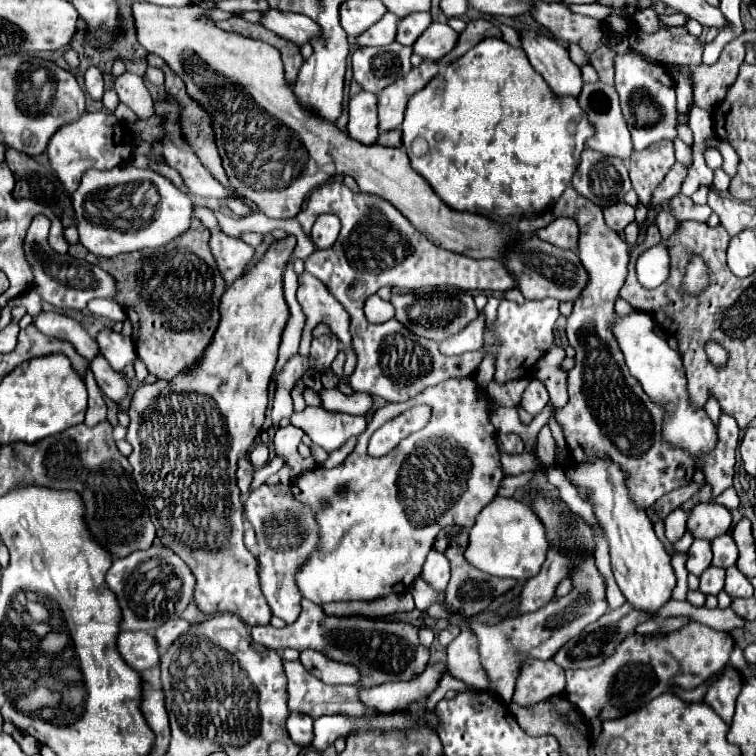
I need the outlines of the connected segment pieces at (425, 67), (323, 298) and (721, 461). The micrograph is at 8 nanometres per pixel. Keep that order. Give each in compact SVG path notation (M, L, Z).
M422 61L418 67L414 67L404 79L396 79L396 83L388 85L378 95L378 117L380 117L380 129L392 131L402 125L406 105L410 97L424 89L432 77L438 75L438 63L434 61Z
M302 273L298 281L300 281L300 287L298 287L298 301L300 301L302 311L304 311L304 315L306 315L306 325L304 325L304 329L302 329L302 341L300 341L300 351L298 351L298 353L300 353L302 357L308 357L308 347L310 347L310 339L312 339L312 329L314 329L318 323L326 323L326 325L330 327L330 331L340 339L340 343L344 345L344 353L346 353L344 375L342 375L342 379L340 379L338 389L340 389L342 393L352 393L352 389L350 389L350 385L348 385L348 377L350 377L350 373L354 371L354 365L356 365L356 353L354 353L354 349L352 349L350 315L348 315L346 309L340 305L340 301L338 301L332 293L326 291L324 283L320 283L316 277Z
M722 415L718 423L718 443L710 453L702 455L704 459L702 471L706 475L706 483L712 485L712 497L718 497L732 485L736 449L738 449L736 421L728 415Z

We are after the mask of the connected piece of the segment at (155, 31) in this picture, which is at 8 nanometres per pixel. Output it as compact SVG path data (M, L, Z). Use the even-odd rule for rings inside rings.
M134 3L132 5L134 15L134 29L138 43L148 51L162 57L168 67L184 79L188 93L202 105L214 119L214 133L220 153L232 153L234 159L228 159L226 163L226 175L230 179L230 185L246 199L254 201L258 209L266 217L274 219L290 219L296 217L302 209L302 203L306 195L328 181L334 173L338 175L352 175L358 181L360 191L376 195L384 201L390 201L420 233L428 237L428 241L436 243L438 247L450 249L450 251L462 251L462 255L472 255L474 259L492 257L502 259L504 247L512 243L512 239L518 237L518 231L514 231L508 225L498 225L490 219L484 219L482 215L468 213L468 211L454 211L450 209L430 187L430 183L418 175L404 149L392 149L384 145L364 145L356 143L352 137L342 133L334 123L328 123L300 107L296 101L292 87L286 85L284 73L282 73L282 61L276 47L266 45L262 41L254 41L248 37L242 37L238 33L226 33L214 25L214 21L206 15L204 9L198 5L186 5L186 7L160 7L152 3ZM232 75L238 75L238 81L232 79Z

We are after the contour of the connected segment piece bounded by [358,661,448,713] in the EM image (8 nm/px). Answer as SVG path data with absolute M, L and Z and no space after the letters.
M446 661L430 663L420 675L416 675L410 681L394 681L394 683L382 683L368 689L358 691L358 699L362 705L376 709L380 713L388 711L404 711L412 703L426 701L432 691L438 687L440 677L448 673Z

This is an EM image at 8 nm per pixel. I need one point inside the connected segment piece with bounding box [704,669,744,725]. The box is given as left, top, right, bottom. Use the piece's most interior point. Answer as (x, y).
(721, 696)

